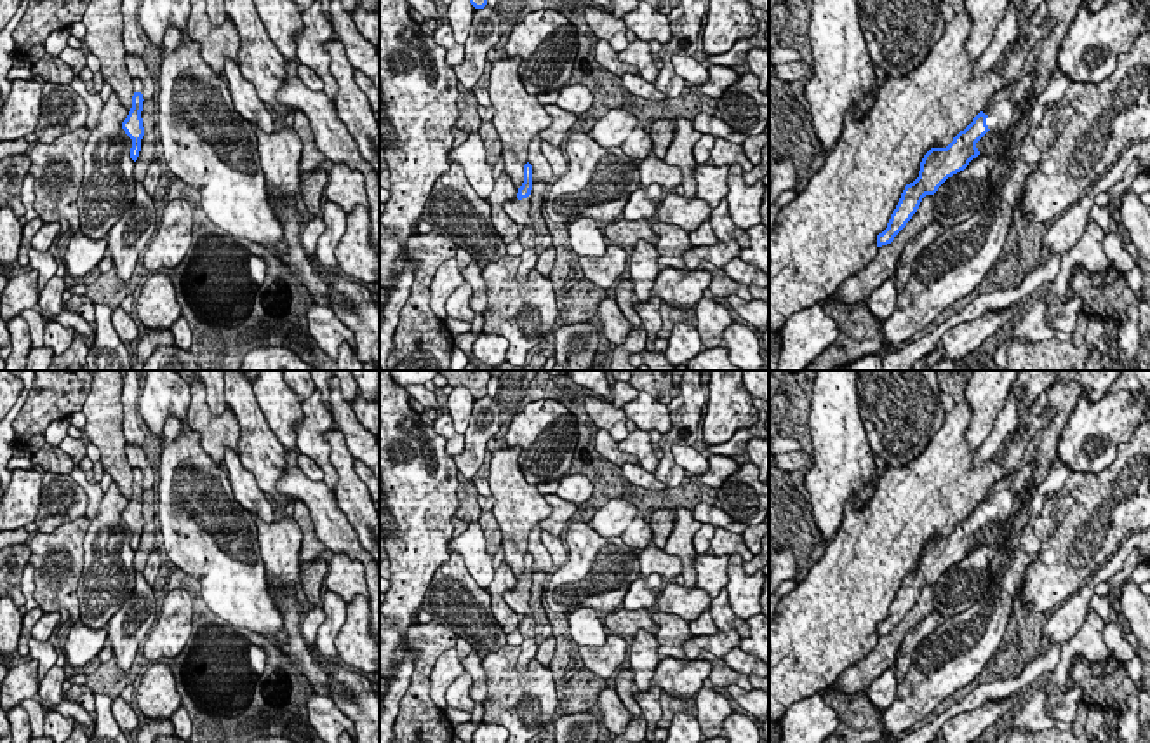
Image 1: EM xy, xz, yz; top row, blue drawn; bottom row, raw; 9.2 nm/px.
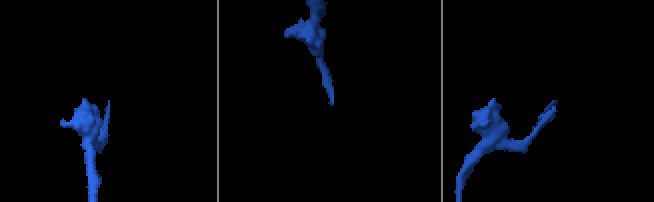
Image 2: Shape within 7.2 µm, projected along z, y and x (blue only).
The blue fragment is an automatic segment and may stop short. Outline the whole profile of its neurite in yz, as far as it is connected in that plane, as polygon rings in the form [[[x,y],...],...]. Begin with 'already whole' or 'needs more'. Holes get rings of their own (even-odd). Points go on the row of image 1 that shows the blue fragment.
needs more; [[[1030,71],[1025,77],[1011,80],[1007,87],[1013,89],[1013,96],[1009,99],[1002,99],[988,110],[980,111],[946,148],[931,148],[924,155],[919,177],[905,186],[887,228],[877,235],[877,247],[891,244],[917,212],[922,198],[934,195],[948,177],[964,171],[980,155],[976,143],[990,129],[1007,131],[1014,118],[1016,104],[1025,97],[1033,78],[1035,75]]]

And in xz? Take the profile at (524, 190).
needs more; [[[527,162],[524,165],[524,183],[517,191],[513,200],[505,202],[505,212],[522,228],[531,226],[531,193],[532,190],[532,165]]]

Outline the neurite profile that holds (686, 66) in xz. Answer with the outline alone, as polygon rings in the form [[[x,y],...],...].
[[[673,56],[672,57],[673,71],[682,77],[685,82],[701,85],[708,82],[708,68],[705,63],[696,61],[692,56]]]

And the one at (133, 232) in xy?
[[[136,181],[134,205],[108,231],[106,251],[113,259],[117,277],[130,280],[139,254],[151,242],[157,228],[153,197]]]

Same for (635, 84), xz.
[[[623,75],[621,77],[623,80],[623,85],[626,87],[628,92],[632,92],[633,96],[639,96],[642,99],[647,99],[647,101],[665,101],[666,96],[663,92],[659,92],[654,84],[651,82],[645,82],[640,75]]]

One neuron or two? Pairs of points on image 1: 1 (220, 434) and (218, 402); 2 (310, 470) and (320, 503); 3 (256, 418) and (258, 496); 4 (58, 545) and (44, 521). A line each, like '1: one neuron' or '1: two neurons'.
1: two neurons
2: two neurons
3: two neurons
4: two neurons

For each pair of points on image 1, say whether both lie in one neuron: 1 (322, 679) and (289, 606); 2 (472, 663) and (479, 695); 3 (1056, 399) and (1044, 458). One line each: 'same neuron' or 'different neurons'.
1: same neuron
2: same neuron
3: same neuron

